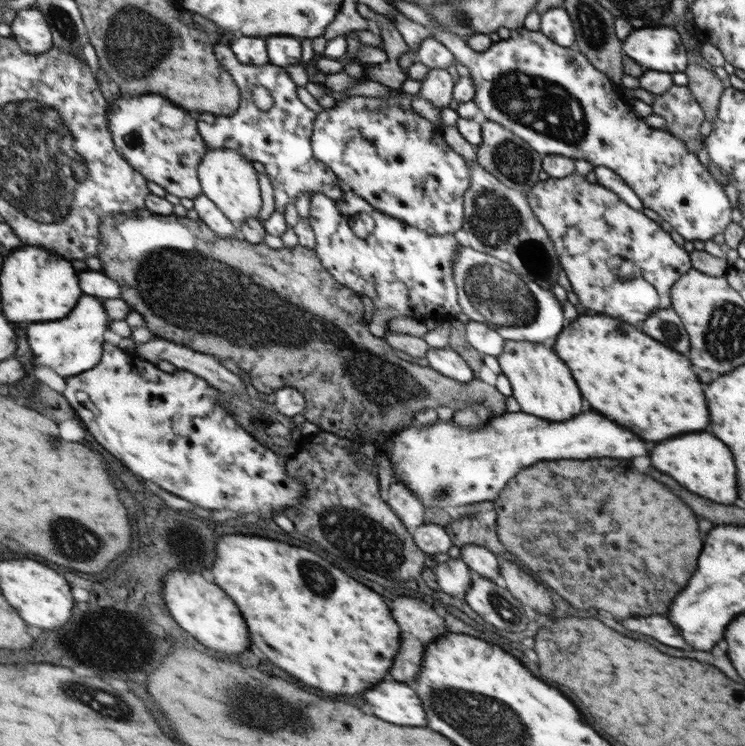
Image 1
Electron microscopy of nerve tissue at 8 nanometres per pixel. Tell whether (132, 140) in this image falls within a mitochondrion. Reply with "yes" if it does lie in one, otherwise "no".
yes

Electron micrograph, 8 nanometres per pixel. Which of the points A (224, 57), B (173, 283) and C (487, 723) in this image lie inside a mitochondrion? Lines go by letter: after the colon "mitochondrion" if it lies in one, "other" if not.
A: other
B: mitochondrion
C: mitochondrion

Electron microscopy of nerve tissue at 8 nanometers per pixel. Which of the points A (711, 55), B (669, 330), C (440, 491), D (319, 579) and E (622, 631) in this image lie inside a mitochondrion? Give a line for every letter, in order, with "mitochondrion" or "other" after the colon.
A: other
B: mitochondrion
C: mitochondrion
D: mitochondrion
E: other

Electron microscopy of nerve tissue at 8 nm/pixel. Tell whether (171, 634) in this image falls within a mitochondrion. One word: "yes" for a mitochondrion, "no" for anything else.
no

